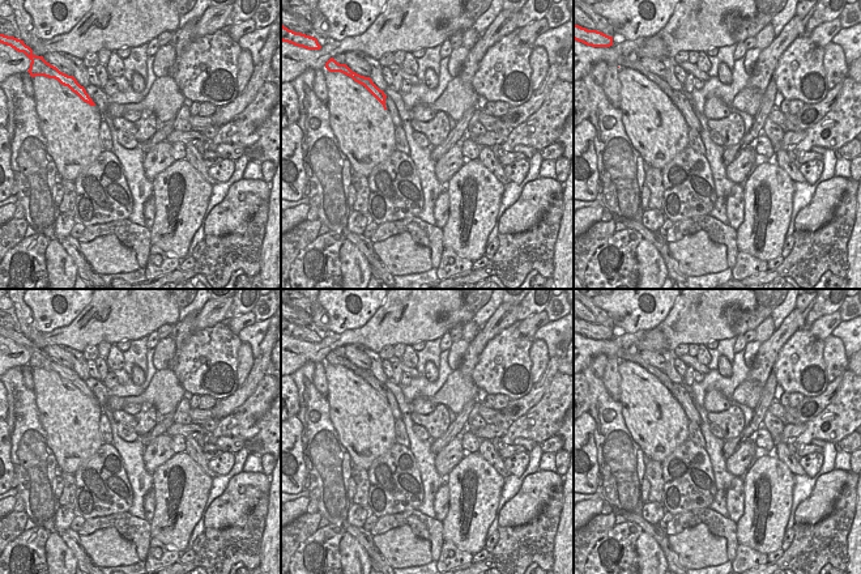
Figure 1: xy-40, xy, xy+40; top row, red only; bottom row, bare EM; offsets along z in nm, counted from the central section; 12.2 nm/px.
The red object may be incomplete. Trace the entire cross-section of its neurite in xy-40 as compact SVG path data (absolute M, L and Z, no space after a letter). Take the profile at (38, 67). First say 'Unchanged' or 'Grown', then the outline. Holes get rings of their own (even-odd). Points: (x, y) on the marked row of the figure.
Unchanged. M0 34L0 43L10 46L18 52L24 52L30 60L29 73L31 77L35 76L44 76L48 78L57 80L61 85L68 86L73 93L76 93L84 102L89 103L90 106L95 106L93 99L86 93L85 88L81 86L73 76L68 76L60 72L56 67L47 63L43 56L37 56L33 54L33 50L24 43L24 41L17 39L14 37L8 37Z

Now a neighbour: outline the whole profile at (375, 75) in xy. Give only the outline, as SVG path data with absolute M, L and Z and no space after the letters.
M365 56L363 58L371 67L371 73L370 73L370 78L372 80L372 82L380 89L380 90L385 90L388 88L387 82L383 78L382 75L382 65L379 64L379 60L372 59L370 56Z

